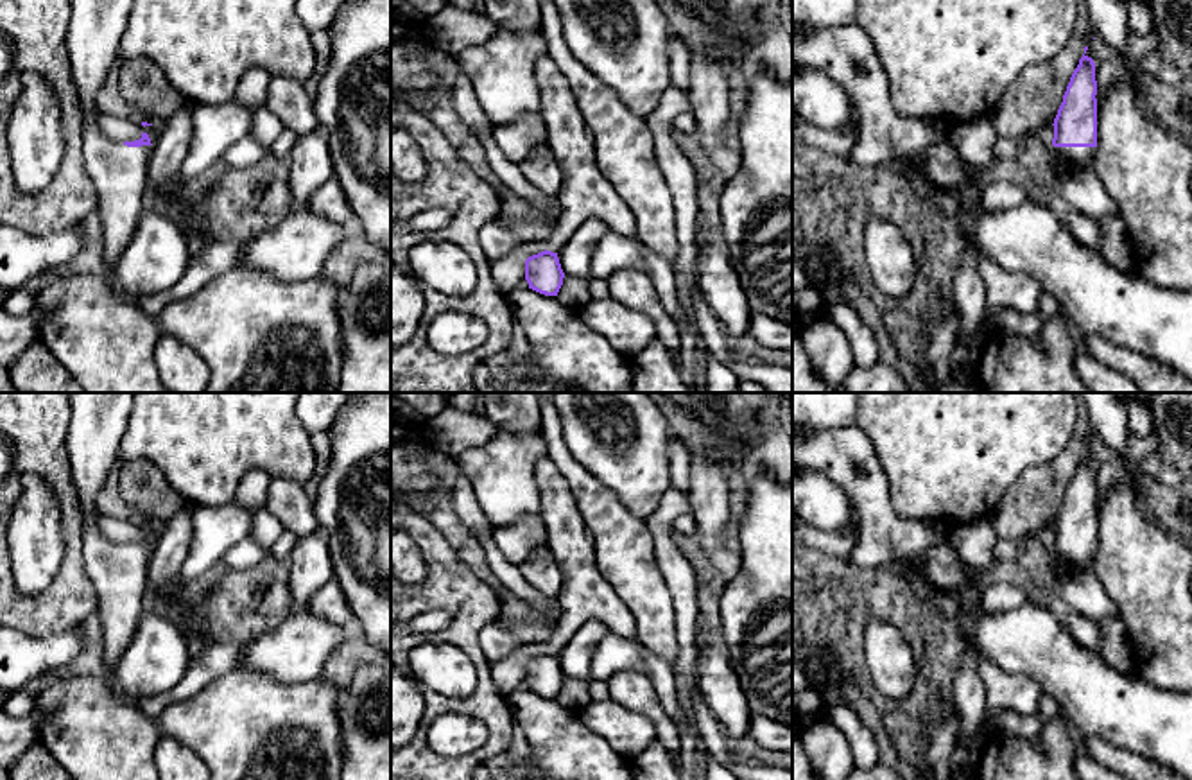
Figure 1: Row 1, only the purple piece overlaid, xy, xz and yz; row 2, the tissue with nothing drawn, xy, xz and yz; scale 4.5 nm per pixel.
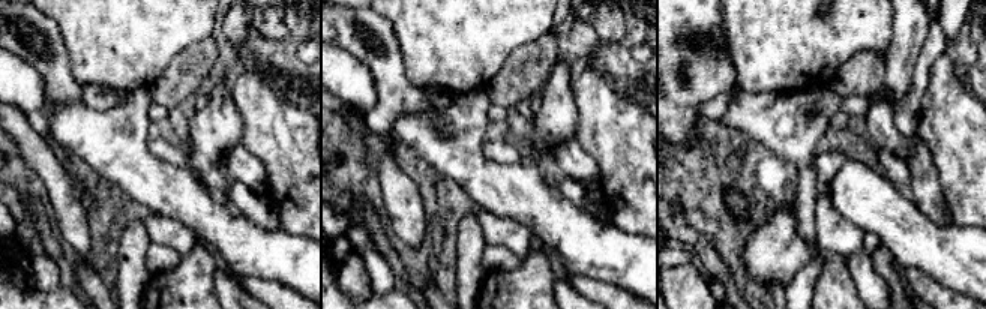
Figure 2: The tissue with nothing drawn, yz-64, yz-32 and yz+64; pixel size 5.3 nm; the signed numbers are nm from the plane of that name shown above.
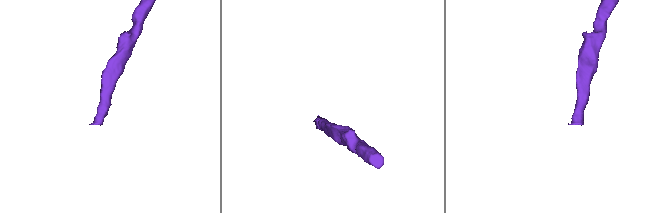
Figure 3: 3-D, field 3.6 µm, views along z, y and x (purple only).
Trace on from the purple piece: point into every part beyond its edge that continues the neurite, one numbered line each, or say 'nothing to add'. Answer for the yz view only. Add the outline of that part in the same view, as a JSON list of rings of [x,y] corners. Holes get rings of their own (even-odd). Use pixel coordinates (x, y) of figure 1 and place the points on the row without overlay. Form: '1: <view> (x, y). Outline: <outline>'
1: yz (1076, 558). Outline: [[[1049,549],[1050,558],[1059,567],[1070,567],[1074,570],[1090,570],[1093,568],[1097,549]]]

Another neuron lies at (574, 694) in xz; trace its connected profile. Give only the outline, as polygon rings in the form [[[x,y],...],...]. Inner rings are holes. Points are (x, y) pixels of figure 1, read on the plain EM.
[[[565,678],[556,699],[563,706],[581,712],[588,703],[592,703],[590,683],[575,678]]]

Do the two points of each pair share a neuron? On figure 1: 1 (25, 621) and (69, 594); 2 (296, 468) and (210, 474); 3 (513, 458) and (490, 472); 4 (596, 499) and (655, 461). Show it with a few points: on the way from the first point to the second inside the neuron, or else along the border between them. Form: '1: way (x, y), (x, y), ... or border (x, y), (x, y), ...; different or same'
1: way (36, 614), (49, 612), (58, 605); same
2: way (275, 458), (232, 458); same
3: way (508, 463), (495, 470); same
4: border (578, 463), (631, 511), (642, 517); different

